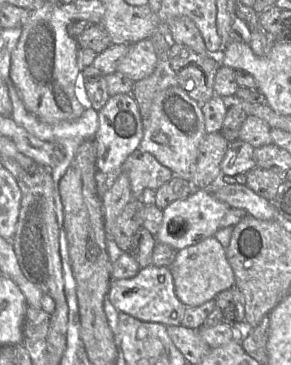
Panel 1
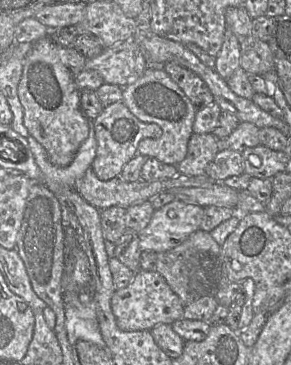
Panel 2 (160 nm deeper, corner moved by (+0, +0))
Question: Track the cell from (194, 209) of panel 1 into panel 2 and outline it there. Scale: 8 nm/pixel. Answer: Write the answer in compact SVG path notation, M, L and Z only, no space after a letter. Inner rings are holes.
M174 200L154 211L149 224L139 233L142 251L166 252L200 229L204 207Z

